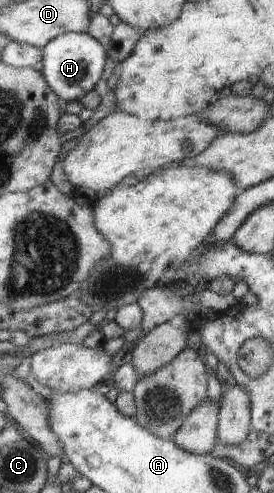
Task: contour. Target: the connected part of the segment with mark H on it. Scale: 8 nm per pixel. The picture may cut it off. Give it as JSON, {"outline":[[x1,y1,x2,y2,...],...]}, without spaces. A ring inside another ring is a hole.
{"outline":[[67,32,58,35,43,49,42,74,46,77,51,89,58,93,59,99,68,103,79,101,94,89,101,77,103,65,105,65,105,51,101,45,86,33]]}

